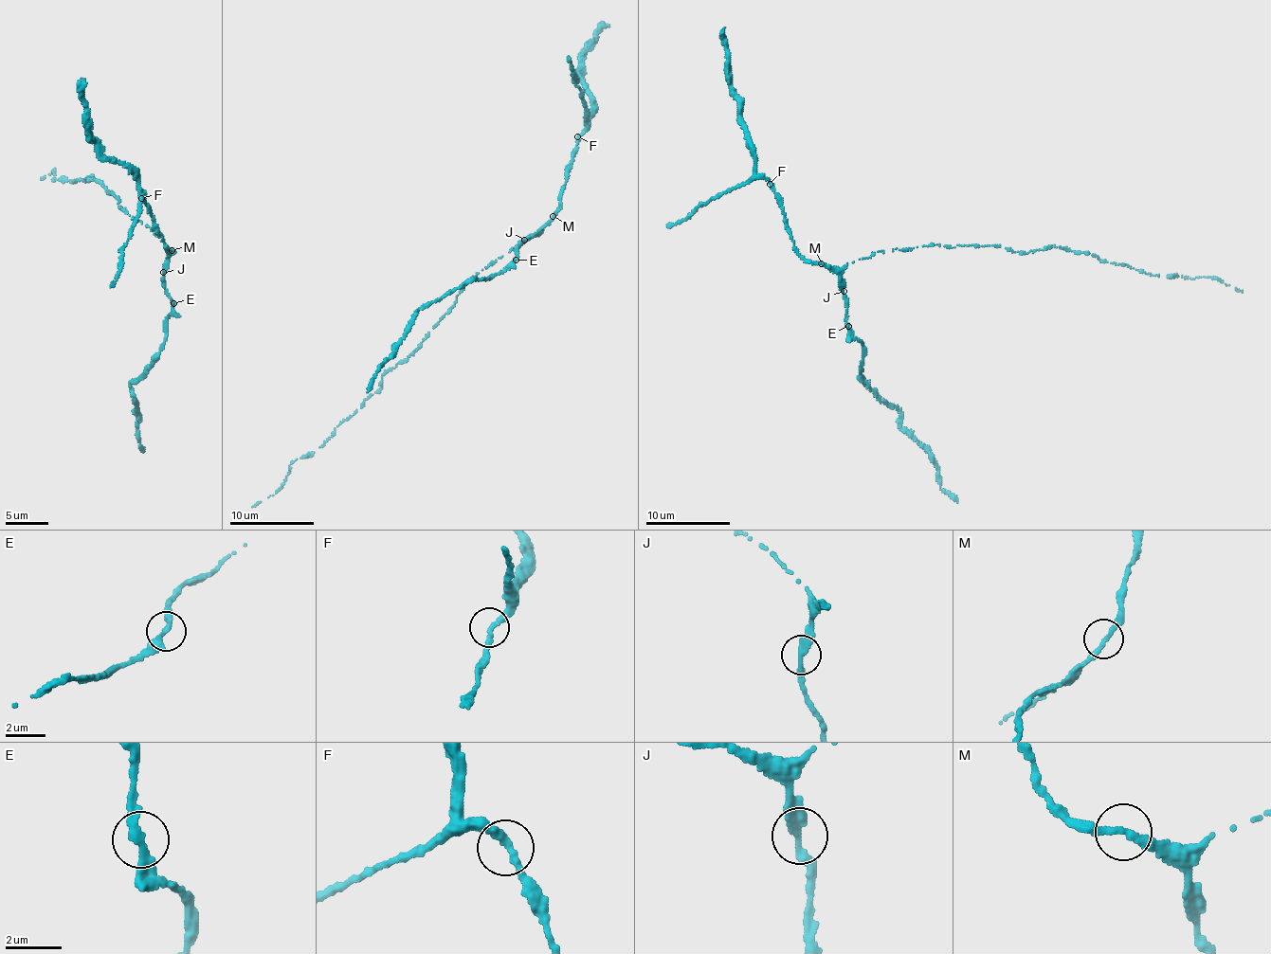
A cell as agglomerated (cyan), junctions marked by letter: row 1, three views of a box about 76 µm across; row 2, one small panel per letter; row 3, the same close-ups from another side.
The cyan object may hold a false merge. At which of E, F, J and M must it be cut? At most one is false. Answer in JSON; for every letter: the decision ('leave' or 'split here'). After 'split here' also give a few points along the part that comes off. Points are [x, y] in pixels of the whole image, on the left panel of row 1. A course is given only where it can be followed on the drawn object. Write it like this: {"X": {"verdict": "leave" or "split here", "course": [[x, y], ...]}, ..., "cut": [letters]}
{"E": {"verdict": "leave"}, "F": {"verdict": "leave"}, "J": {"verdict": "leave"}, "M": {"verdict": "leave"}, "cut": []}

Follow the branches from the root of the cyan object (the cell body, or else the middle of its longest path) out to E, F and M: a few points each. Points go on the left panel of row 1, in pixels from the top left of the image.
E: (134, 218), (152, 228), (165, 243), (167, 267), (163, 275), (164, 288), (172, 302)
F: (134, 218), (152, 228), (165, 243), (167, 251), (172, 251), (171, 252), (164, 243), (150, 206), (141, 198)
M: (134, 218), (152, 228), (165, 243), (167, 251), (172, 250)

